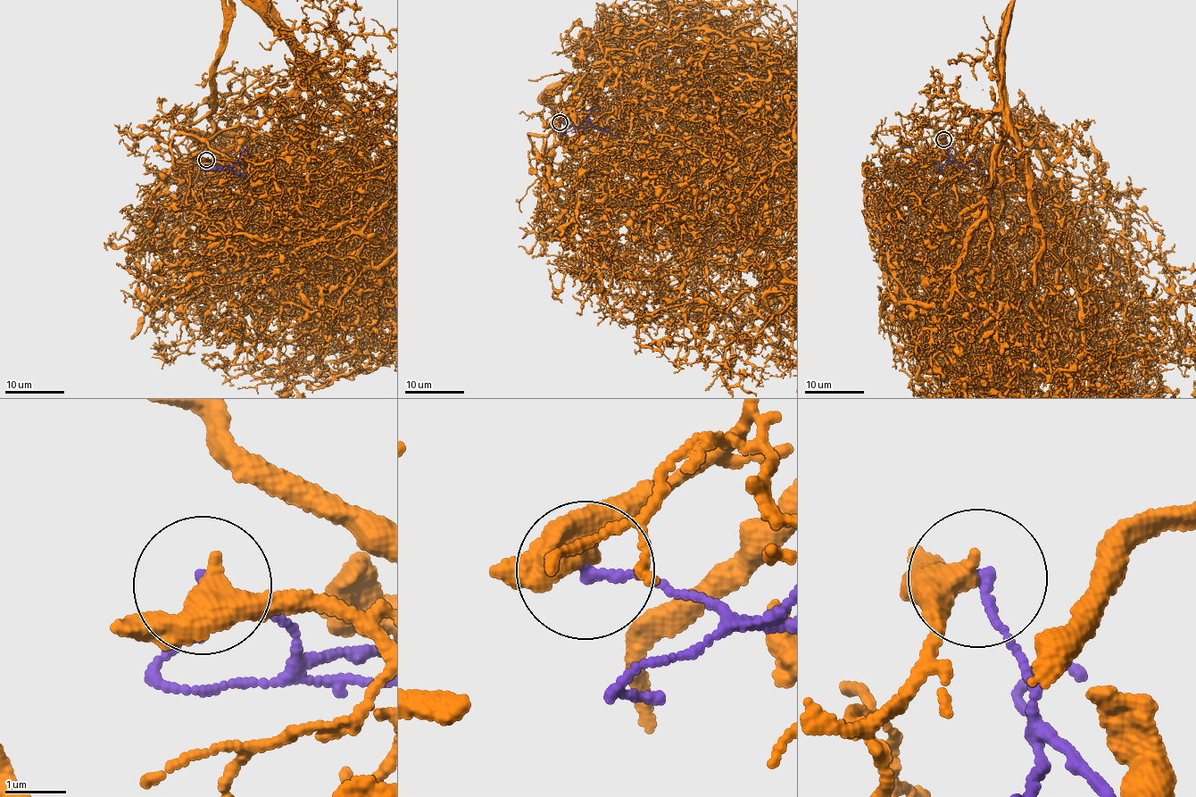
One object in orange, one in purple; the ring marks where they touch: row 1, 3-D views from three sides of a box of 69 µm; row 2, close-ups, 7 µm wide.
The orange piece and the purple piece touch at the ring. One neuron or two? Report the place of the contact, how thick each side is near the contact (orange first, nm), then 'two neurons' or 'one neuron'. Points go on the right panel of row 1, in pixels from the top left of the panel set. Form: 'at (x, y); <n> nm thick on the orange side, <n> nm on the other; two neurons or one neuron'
at (943, 139); 420 nm thick on the orange side, 150 nm on the other; two neurons

